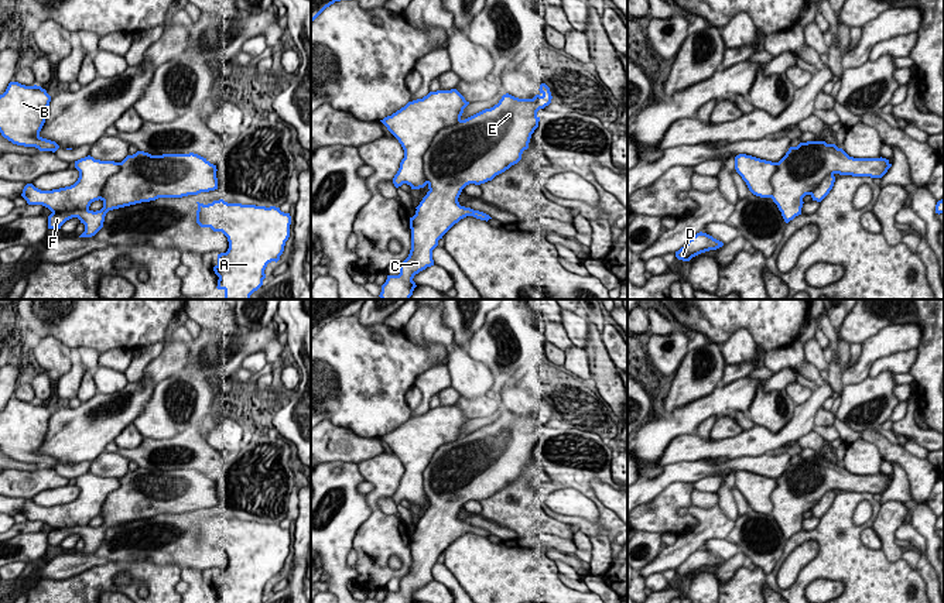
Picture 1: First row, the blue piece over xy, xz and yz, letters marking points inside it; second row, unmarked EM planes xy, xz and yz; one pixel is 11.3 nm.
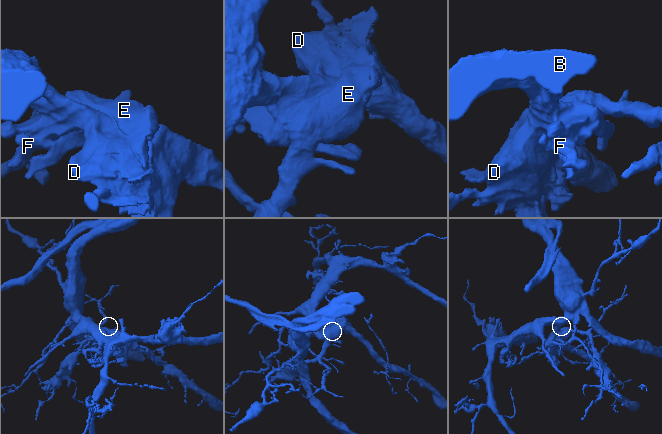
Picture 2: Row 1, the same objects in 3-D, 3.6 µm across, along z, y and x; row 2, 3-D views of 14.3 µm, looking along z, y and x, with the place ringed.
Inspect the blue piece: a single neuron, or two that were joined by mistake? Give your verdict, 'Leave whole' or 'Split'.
Split

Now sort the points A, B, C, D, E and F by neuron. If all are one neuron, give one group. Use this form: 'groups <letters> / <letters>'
groups A B D / C E F

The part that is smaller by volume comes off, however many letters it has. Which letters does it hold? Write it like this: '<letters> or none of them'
C, E, F

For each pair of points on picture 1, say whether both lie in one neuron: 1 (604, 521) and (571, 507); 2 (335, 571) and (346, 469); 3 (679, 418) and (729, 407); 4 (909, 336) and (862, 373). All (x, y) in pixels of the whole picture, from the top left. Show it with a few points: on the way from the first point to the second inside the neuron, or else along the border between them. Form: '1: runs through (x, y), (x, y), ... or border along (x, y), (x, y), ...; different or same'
1: border along (565, 514), (584, 517), (591, 521), (599, 518); different
2: runs through (335, 545), (335, 517), (345, 504), (346, 494); same
3: runs through (691, 415), (705, 407), (717, 407); same
4: runs through (895, 338), (885, 342), (868, 359); same

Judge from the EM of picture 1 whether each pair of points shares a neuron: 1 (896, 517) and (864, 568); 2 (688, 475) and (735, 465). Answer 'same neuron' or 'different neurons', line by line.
1: different neurons
2: same neuron

